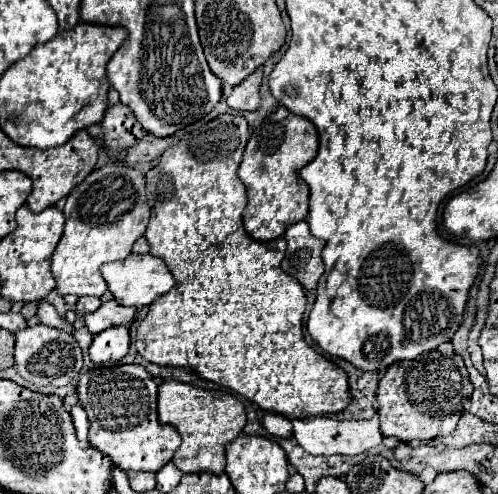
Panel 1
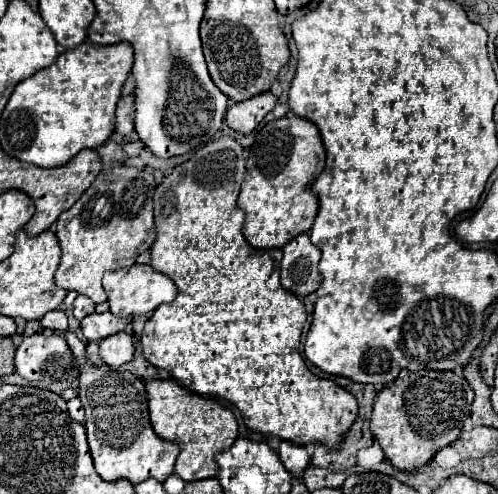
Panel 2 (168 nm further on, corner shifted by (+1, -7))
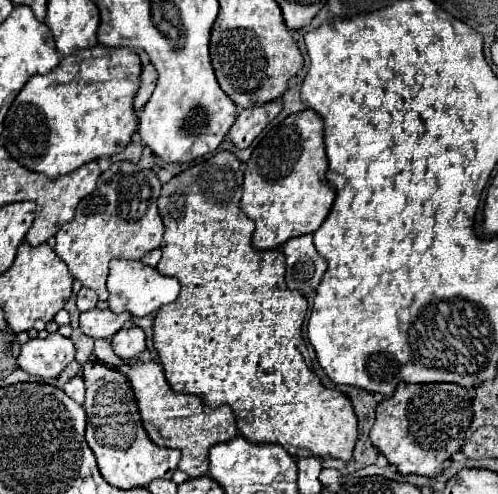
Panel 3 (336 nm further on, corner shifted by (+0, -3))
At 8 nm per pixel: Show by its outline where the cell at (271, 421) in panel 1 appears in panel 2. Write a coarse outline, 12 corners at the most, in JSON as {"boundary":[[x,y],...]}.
{"boundary":[[281,441],[283,465],[301,477],[311,461],[305,447]]}

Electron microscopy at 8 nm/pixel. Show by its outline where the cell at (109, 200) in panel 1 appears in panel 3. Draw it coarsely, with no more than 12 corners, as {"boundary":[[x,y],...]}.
{"boundary":[[112,163],[56,233],[56,255],[108,299],[112,259],[160,247],[162,183]]}

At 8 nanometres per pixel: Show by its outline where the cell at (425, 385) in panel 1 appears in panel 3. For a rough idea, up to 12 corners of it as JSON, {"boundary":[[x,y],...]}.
{"boundary":[[400,383],[370,441],[402,475],[442,475],[472,423],[454,383]]}

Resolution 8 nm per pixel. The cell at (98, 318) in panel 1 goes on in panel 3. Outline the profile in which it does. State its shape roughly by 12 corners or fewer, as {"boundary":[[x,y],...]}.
{"boundary":[[92,309],[80,313],[80,329],[92,339],[110,339],[130,319]]}

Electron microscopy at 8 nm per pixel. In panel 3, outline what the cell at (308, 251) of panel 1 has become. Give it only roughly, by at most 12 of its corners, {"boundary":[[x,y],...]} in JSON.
{"boundary":[[312,235],[282,245],[286,285],[310,293],[326,273]]}

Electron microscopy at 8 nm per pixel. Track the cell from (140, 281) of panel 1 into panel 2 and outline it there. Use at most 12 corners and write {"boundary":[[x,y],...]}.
{"boundary":[[151,265],[103,275],[109,311],[147,315],[177,297]]}

